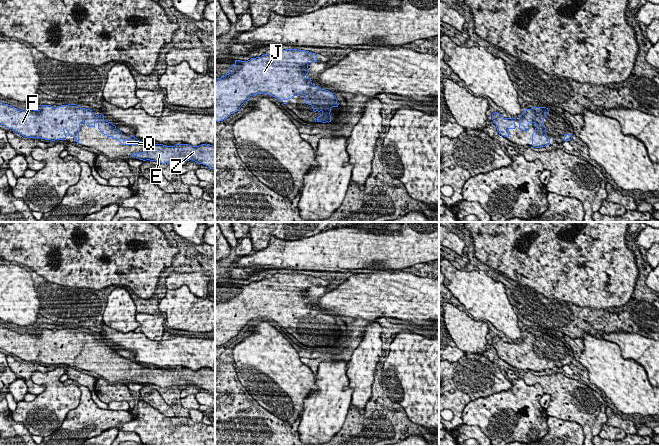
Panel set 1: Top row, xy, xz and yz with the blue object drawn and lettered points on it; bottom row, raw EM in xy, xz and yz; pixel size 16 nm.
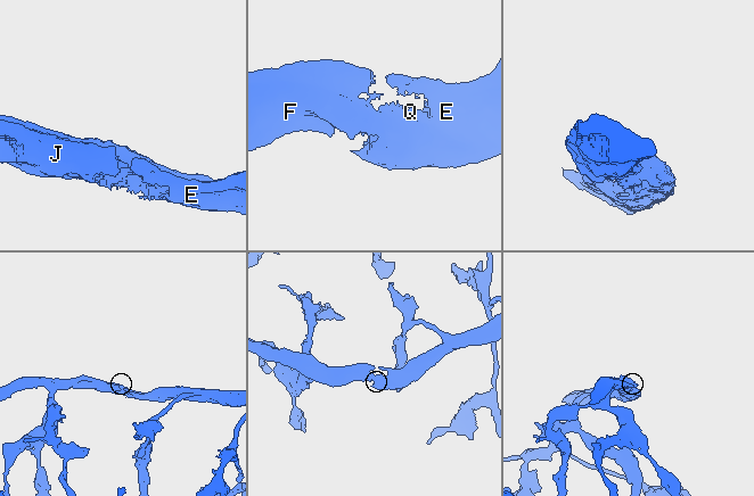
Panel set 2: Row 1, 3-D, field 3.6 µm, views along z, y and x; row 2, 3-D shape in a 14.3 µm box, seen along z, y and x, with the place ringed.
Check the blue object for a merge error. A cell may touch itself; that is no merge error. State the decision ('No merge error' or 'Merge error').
No merge error

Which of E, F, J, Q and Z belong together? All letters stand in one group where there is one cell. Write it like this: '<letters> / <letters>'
E F J Q Z

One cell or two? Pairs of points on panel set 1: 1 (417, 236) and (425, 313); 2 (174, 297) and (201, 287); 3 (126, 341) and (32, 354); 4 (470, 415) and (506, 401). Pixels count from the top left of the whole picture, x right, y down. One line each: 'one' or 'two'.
1: two
2: two
3: two
4: one

